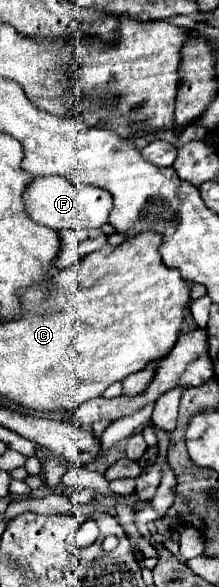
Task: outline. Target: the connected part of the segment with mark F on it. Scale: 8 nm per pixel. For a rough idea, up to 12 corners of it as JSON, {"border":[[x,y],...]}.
{"border":[[60,176],[24,194],[30,218],[54,230],[100,228],[112,194]]}

